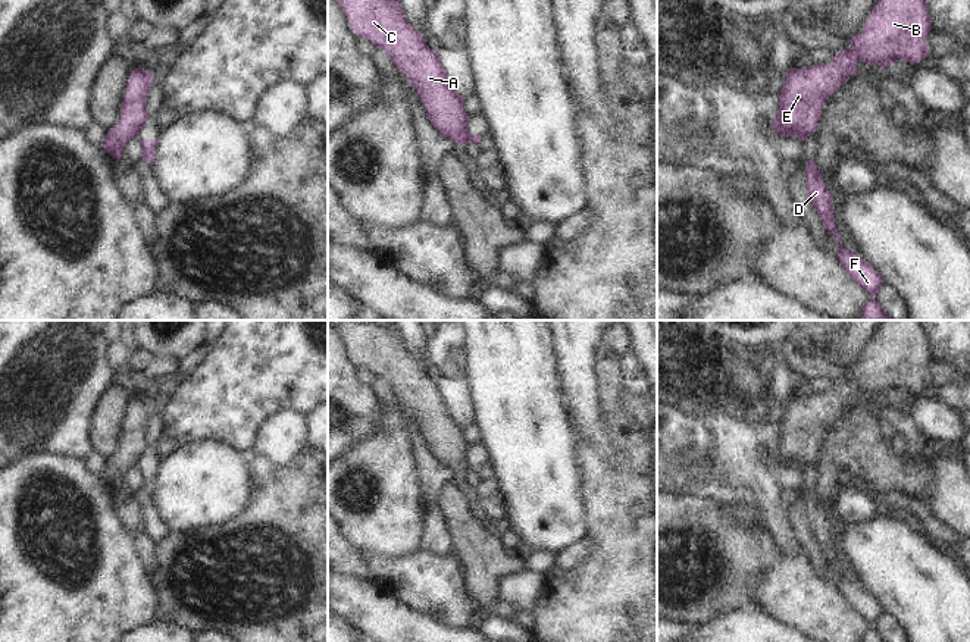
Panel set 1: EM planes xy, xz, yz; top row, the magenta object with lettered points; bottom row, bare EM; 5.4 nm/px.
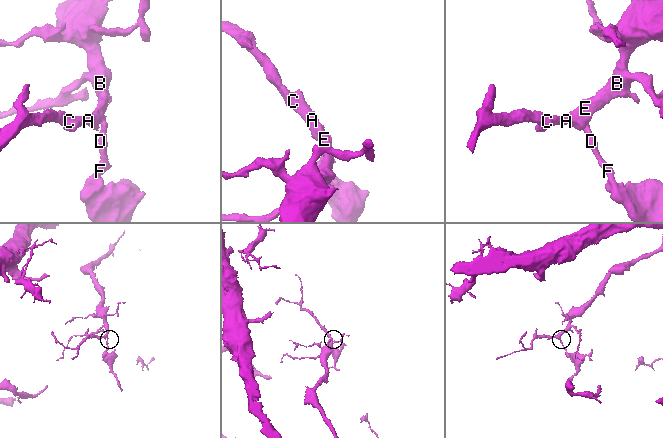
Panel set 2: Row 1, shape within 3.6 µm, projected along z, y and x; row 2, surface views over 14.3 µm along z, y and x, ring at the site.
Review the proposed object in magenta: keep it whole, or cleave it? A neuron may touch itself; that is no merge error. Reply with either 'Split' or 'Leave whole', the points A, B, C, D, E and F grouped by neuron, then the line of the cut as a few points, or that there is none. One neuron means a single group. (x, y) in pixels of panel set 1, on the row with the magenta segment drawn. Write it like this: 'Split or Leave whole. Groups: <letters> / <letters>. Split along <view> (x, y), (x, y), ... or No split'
Split. Groups: A B C E / D F. Split along xz (466, 130), (469, 140).

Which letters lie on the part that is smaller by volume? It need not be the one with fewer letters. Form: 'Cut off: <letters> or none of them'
Cut off: D, F.

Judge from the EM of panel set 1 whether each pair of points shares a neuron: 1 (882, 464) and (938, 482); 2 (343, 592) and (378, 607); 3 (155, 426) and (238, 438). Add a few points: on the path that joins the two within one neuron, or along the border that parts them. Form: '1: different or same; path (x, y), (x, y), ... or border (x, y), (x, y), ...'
1: different; border (903, 453), (925, 473), (925, 487), (917, 495)
2: same; path (351, 597), (369, 607)
3: different; border (162, 413), (165, 428)

